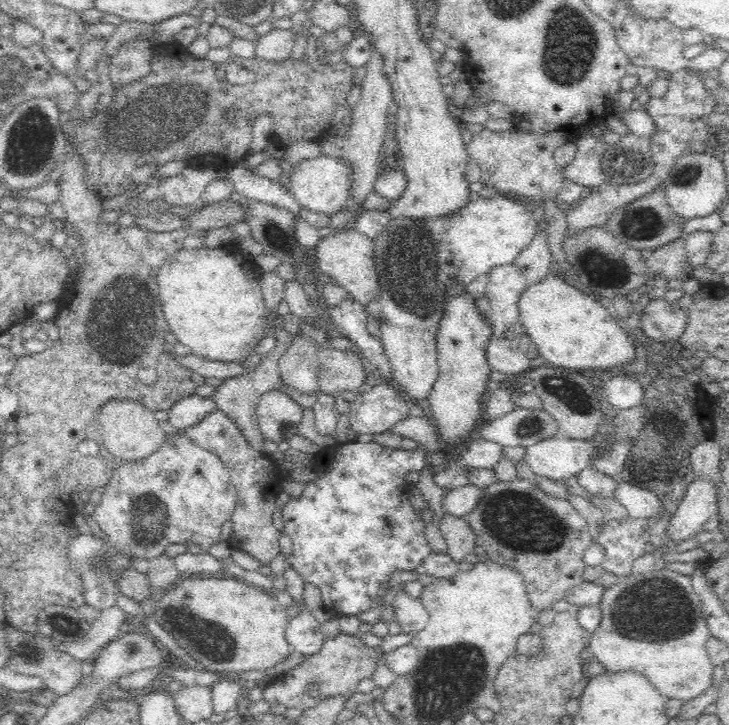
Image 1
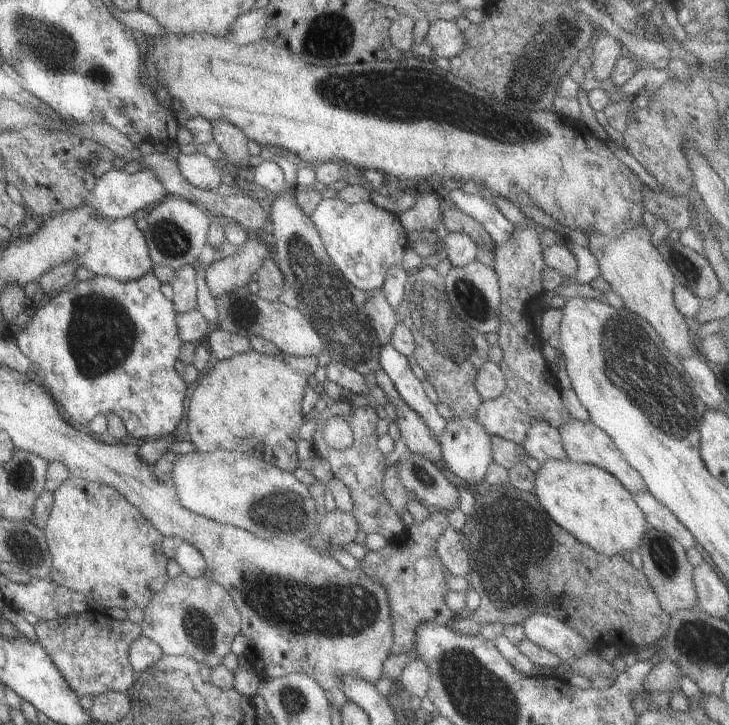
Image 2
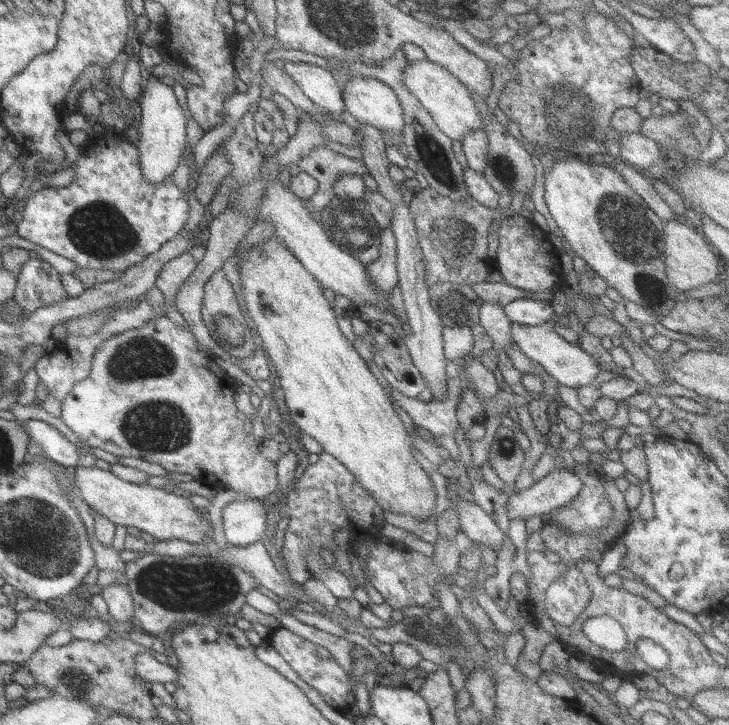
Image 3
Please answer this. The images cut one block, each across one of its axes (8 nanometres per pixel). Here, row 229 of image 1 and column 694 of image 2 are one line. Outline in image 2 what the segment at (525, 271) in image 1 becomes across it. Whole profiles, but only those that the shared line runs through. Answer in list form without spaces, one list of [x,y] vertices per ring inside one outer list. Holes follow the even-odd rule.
[[[635,492],[635,494],[631,494],[631,498],[637,504],[637,508],[643,512],[643,518],[649,527],[668,534],[686,550],[693,547],[695,540],[691,533],[671,514],[671,511],[659,504],[659,501],[655,500],[651,494]]]

